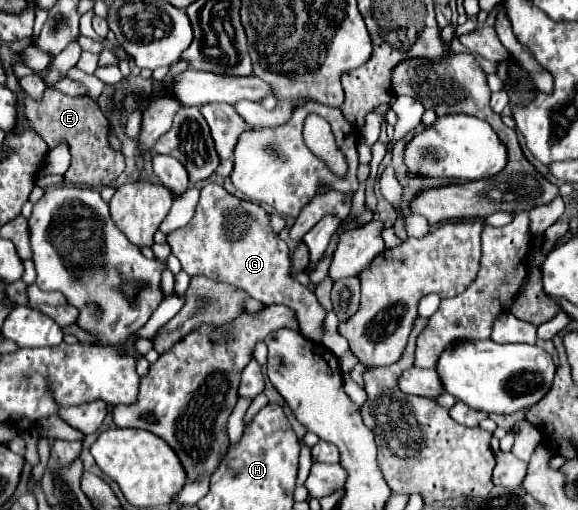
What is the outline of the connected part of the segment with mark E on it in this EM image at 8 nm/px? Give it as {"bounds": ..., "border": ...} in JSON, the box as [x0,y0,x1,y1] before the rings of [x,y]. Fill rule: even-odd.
{"bounds":[24,89,124,187],"border":[[[46,89],[42,101],[32,101],[26,97],[24,113],[32,129],[46,141],[48,149],[54,149],[60,141],[70,143],[72,163],[64,173],[66,183],[104,187],[112,185],[124,171],[124,157],[114,151],[108,143],[108,123],[102,115],[98,103],[90,97],[70,97],[54,89]]]}

